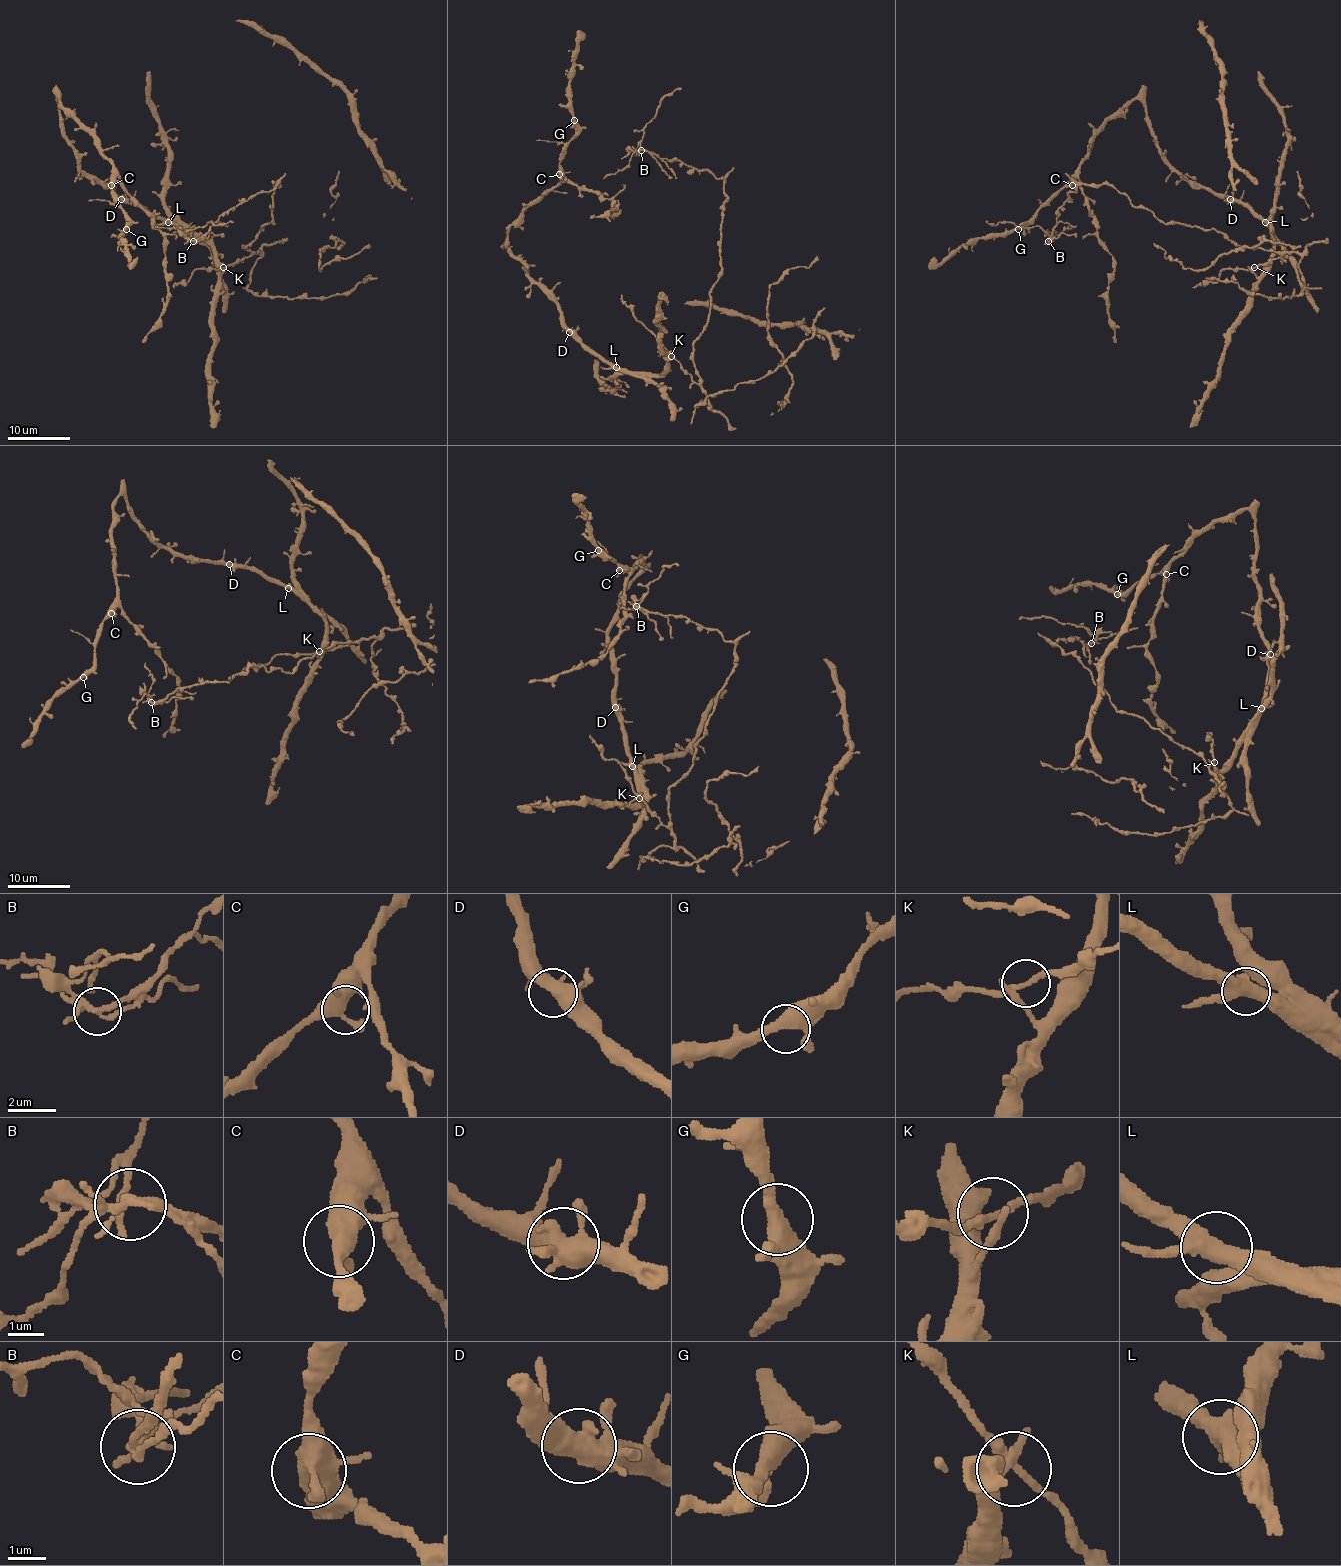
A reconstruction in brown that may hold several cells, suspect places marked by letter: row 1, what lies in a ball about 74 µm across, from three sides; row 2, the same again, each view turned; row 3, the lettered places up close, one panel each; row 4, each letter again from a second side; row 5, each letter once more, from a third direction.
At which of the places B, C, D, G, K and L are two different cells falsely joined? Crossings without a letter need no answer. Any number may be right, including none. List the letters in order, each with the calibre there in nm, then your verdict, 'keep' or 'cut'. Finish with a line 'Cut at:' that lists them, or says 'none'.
B: 200 nm | cut
C: 400 nm | keep
D: 460 nm | keep
G: 380 nm | keep
K: 200 nm | keep
L: 440 nm | keep
Cut at: B

